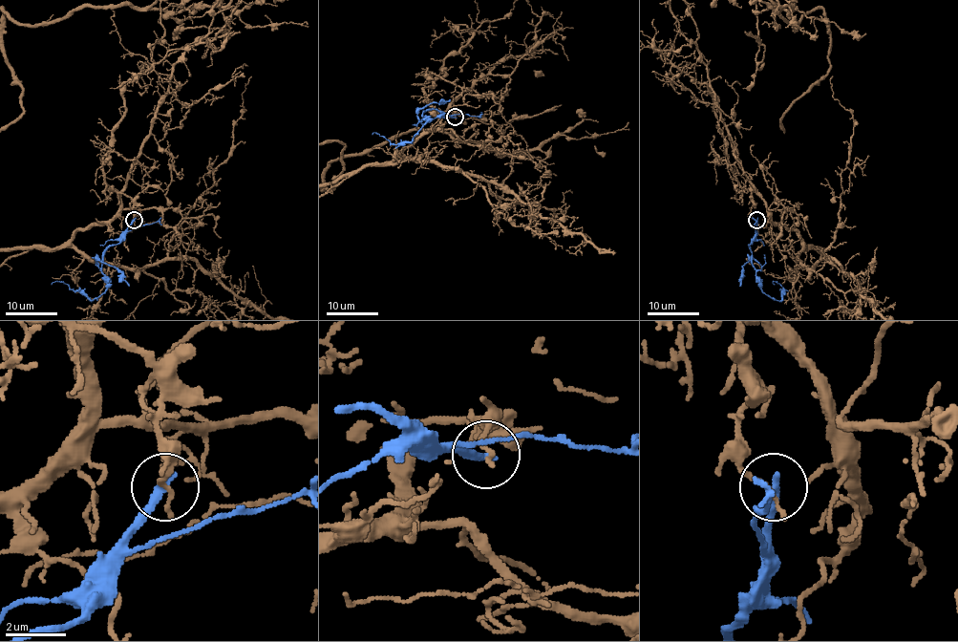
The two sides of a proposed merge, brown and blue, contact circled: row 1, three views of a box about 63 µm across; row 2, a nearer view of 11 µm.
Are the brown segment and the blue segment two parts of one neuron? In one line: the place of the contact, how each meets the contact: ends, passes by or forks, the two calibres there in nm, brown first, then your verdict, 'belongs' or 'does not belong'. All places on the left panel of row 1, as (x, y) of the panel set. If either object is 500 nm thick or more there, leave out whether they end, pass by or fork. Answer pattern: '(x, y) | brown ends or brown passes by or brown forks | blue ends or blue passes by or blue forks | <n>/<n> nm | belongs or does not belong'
(134, 220) | brown ends | blue ends | 160/320 nm | does not belong

